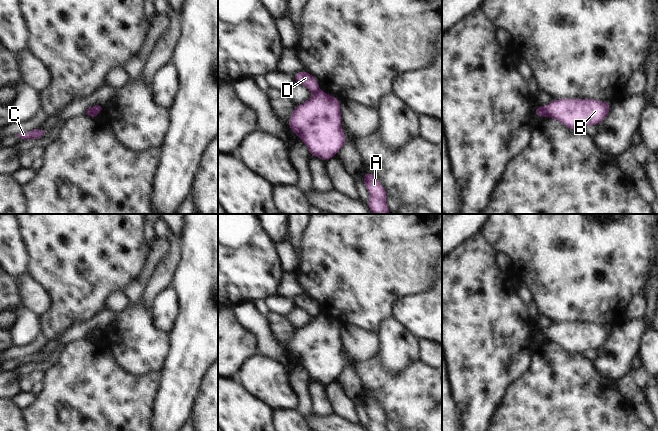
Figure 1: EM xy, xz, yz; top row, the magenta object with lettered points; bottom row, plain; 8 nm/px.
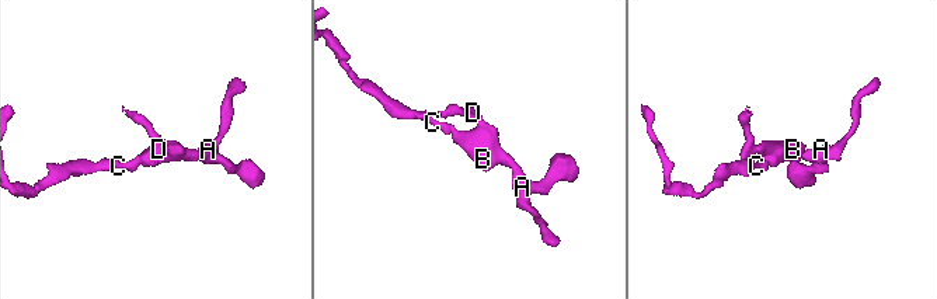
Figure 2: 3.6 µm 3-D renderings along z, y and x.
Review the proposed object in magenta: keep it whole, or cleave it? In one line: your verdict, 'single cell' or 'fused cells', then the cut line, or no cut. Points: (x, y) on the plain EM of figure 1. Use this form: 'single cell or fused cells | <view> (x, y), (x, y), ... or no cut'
fused cells | yz (541, 330), (544, 340)

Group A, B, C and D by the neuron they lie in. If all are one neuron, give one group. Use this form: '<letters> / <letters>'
A B C / D

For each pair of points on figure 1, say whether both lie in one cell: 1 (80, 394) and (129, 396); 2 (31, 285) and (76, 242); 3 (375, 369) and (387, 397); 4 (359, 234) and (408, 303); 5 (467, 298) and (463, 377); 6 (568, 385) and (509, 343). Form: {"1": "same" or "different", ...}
{"1": "same", "2": "different", "3": "same", "4": "different", "5": "same", "6": "different"}

